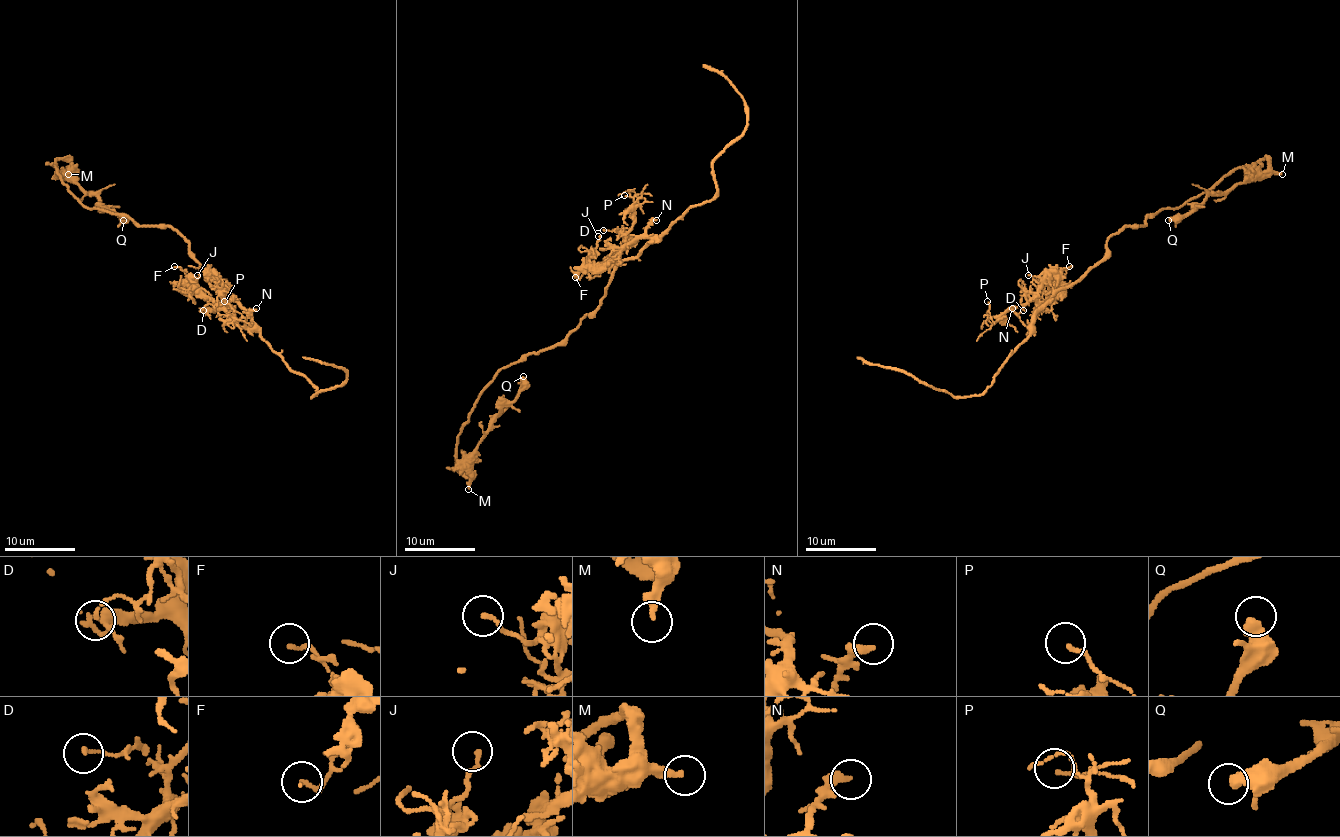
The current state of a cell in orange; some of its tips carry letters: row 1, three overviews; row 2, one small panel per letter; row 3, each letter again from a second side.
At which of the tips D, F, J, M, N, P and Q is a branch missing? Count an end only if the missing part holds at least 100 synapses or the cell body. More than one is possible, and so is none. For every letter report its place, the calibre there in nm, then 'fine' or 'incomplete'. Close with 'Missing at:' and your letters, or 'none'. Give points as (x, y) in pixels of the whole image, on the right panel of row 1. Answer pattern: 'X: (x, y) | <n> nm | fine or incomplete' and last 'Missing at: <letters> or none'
D: (1023, 310) | 110 nm | fine
F: (1069, 266) | 180 nm | fine
J: (1028, 275) | 160 nm | fine
M: (1282, 174) | 280 nm | fine
N: (1012, 308) | 360 nm | fine
P: (987, 301) | 140 nm | fine
Q: (1168, 220) | 550 nm | fine
Missing at: none

